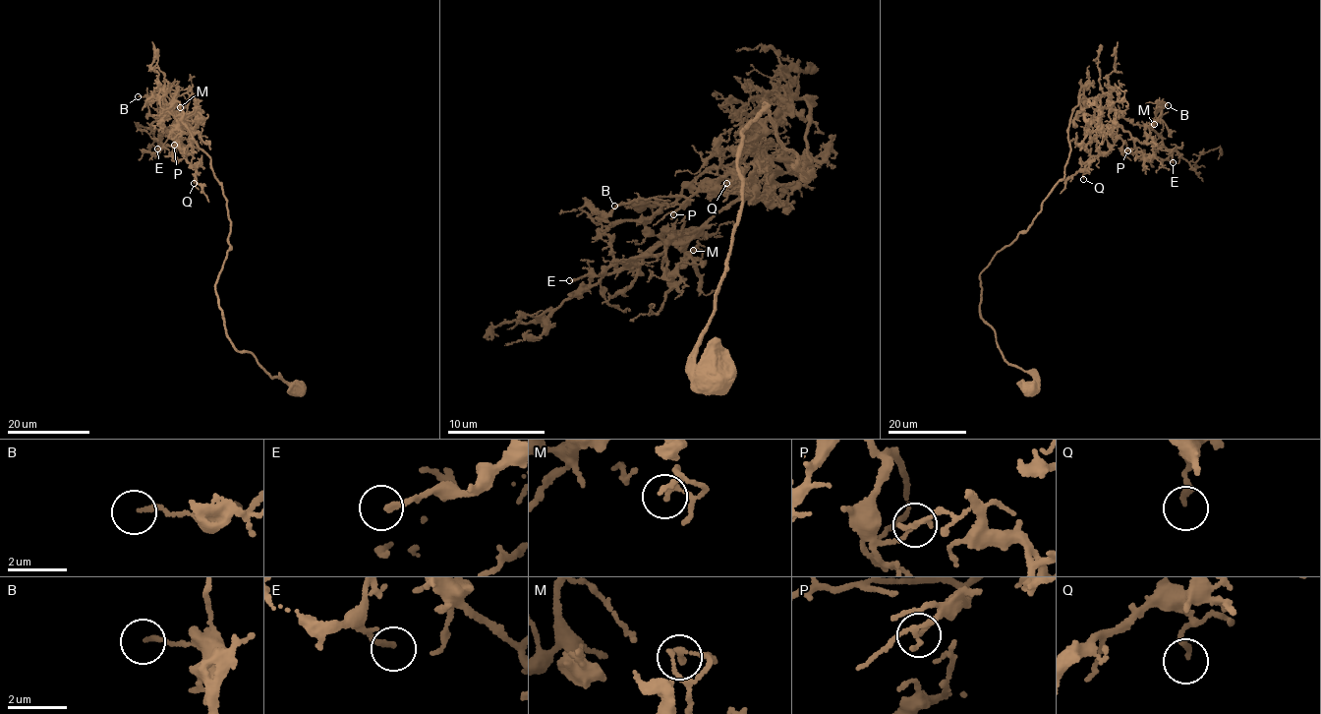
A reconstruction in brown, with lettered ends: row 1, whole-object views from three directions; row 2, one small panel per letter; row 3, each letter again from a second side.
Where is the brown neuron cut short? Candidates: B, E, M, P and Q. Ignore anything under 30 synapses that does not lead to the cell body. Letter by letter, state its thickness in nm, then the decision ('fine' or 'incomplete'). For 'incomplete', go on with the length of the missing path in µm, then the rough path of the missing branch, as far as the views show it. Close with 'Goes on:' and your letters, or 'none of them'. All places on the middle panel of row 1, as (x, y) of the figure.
B: 140 nm | fine
E: 160 nm | incomplete | 10 µm | (569, 280), (553, 285), (538, 299), (546, 318), (546, 345)
M: 170 nm | fine
P: 100 nm | fine
Q: 170 nm | fine
Goes on: E

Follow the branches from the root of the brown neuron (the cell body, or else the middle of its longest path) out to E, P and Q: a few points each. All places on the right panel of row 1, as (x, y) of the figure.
E: (1029, 388), (984, 323), (980, 274), (1062, 178), (1079, 96), (1173, 162)
P: (1029, 388), (984, 323), (980, 274), (1062, 178), (1079, 96), (1100, 102), (1100, 134), (1127, 150)
Q: (1029, 388), (984, 323), (980, 274), (1062, 178), (1082, 94), (1100, 102), (1109, 149), (1083, 179)

